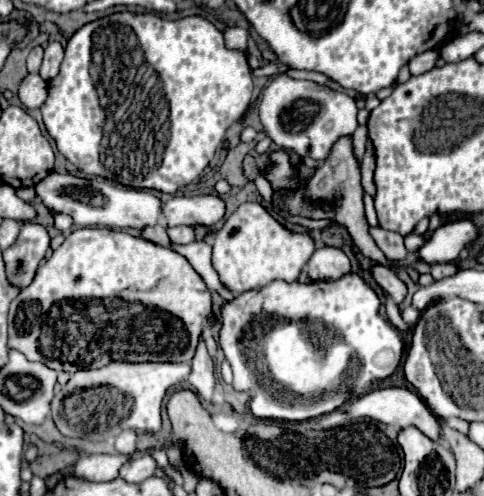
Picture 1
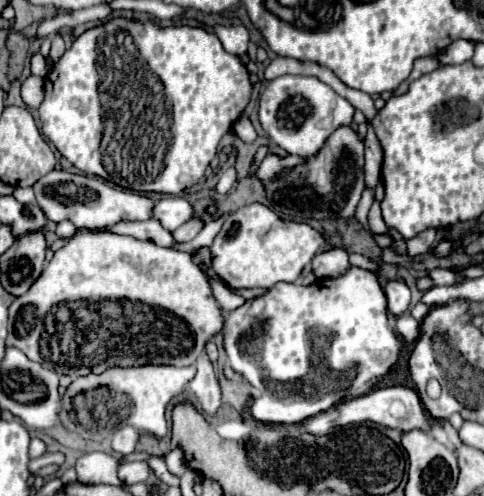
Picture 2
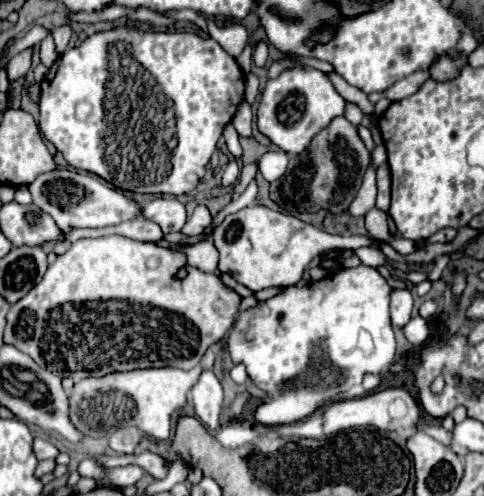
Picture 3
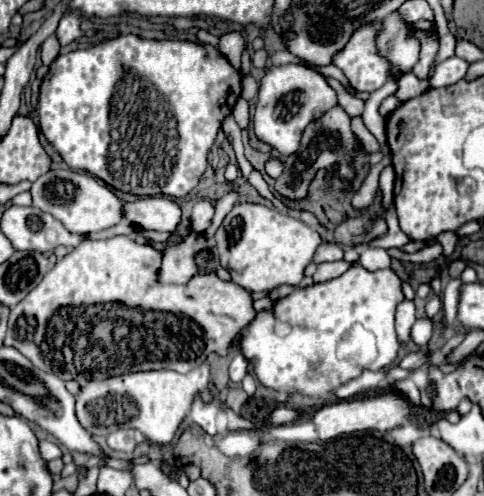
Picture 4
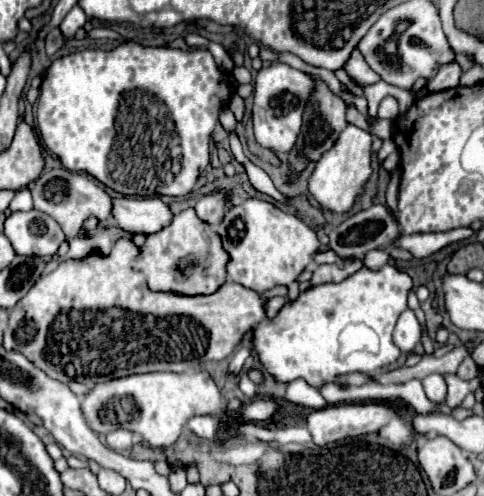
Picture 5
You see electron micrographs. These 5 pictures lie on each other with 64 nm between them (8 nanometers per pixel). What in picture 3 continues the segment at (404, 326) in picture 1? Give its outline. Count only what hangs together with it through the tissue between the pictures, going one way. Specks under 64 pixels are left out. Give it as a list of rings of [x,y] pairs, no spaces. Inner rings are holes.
[[[414,316],[406,328],[404,328],[404,336],[408,338],[408,342],[412,342],[414,346],[422,346],[426,344],[426,340],[430,338],[432,334],[432,328],[430,328],[430,322],[424,320],[422,316]]]

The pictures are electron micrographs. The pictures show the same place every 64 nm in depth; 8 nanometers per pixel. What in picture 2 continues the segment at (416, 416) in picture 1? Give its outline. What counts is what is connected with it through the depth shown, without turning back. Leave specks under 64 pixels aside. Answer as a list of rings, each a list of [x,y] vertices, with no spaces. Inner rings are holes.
[[[390,386],[390,388],[378,388],[368,392],[366,396],[358,396],[346,402],[340,402],[334,406],[336,410],[336,418],[334,418],[334,426],[348,426],[348,424],[360,424],[360,422],[374,422],[378,426],[384,428],[394,428],[394,430],[428,430],[430,424],[426,420],[426,410],[418,398],[418,394],[410,388],[404,386]]]

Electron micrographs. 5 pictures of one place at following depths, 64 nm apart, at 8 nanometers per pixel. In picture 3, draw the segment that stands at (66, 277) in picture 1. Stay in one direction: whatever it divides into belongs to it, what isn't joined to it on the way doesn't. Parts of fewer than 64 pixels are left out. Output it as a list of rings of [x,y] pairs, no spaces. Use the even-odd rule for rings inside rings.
[[[124,236],[84,238],[84,240],[74,242],[66,254],[58,256],[56,262],[48,266],[42,282],[36,284],[22,300],[18,300],[14,306],[10,306],[8,326],[6,326],[6,332],[4,332],[4,344],[16,346],[20,352],[24,352],[32,360],[36,360],[36,364],[40,364],[40,368],[56,372],[60,378],[66,378],[66,376],[68,378],[88,378],[88,376],[100,378],[100,376],[106,376],[106,374],[112,374],[112,372],[128,372],[128,370],[136,370],[136,368],[164,368],[164,366],[190,370],[190,368],[200,364],[204,352],[212,344],[218,344],[228,334],[228,330],[232,328],[232,324],[236,322],[236,316],[240,312],[240,302],[242,302],[242,296],[236,290],[222,284],[216,274],[206,274],[206,272],[190,266],[186,262],[184,252],[172,252],[172,250],[160,248],[152,242],[138,242],[138,240],[130,240],[130,238],[124,238]],[[180,266],[186,266],[188,276],[184,280],[174,280],[174,274]]]

